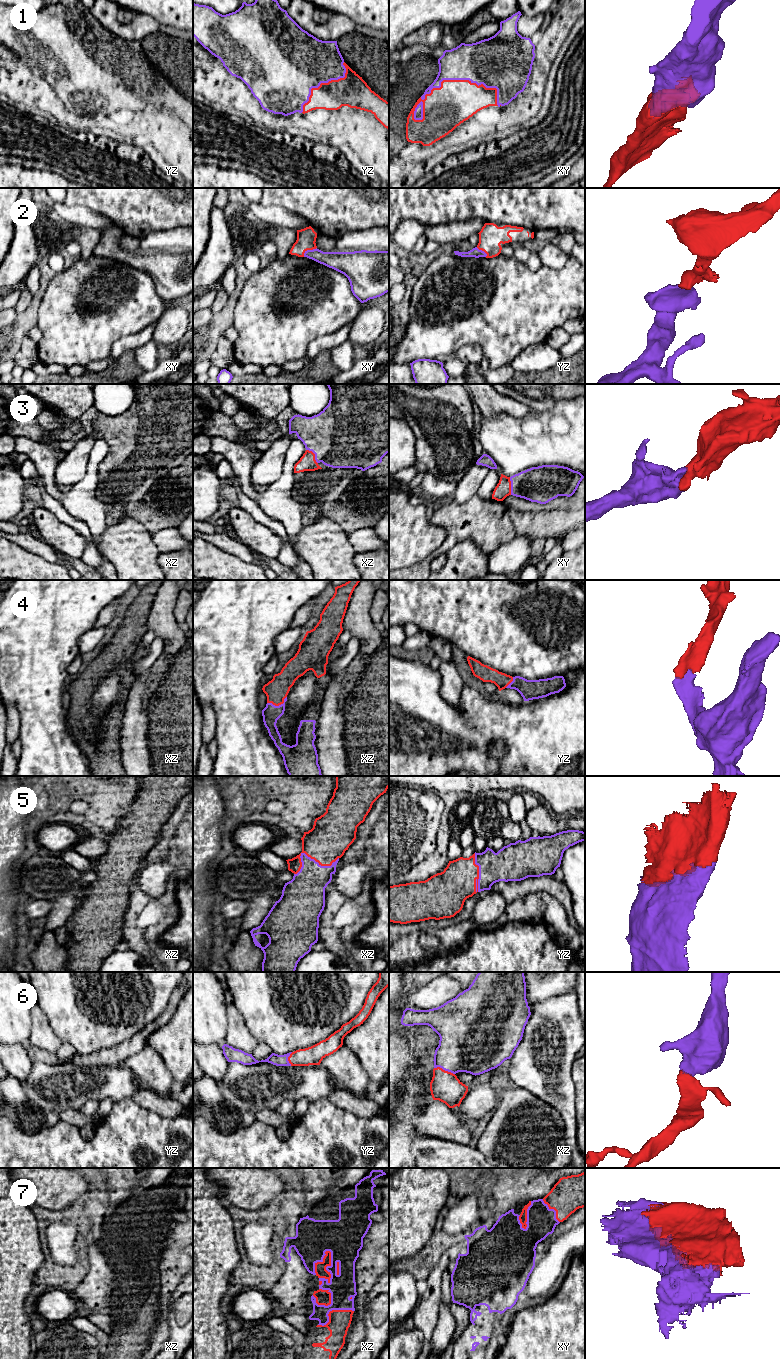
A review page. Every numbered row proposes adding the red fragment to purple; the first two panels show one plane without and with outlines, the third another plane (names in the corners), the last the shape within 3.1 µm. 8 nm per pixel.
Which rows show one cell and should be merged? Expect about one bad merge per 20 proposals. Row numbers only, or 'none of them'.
1, 2, 3, 4, 5, 6, 7

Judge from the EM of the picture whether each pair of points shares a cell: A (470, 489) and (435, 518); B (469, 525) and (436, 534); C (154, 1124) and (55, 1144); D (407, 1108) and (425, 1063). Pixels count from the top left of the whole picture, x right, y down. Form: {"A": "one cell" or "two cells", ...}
{"A": "two cells", "B": "two cells", "C": "one cell", "D": "one cell"}

